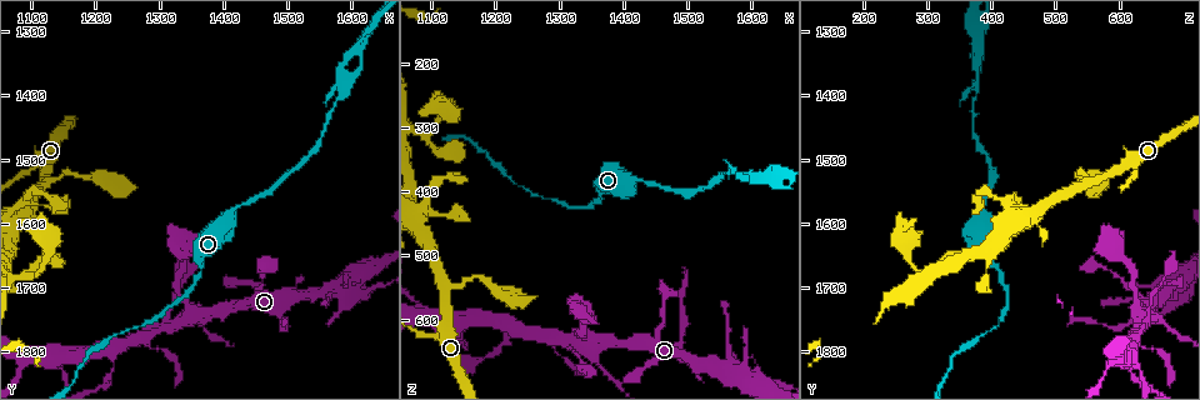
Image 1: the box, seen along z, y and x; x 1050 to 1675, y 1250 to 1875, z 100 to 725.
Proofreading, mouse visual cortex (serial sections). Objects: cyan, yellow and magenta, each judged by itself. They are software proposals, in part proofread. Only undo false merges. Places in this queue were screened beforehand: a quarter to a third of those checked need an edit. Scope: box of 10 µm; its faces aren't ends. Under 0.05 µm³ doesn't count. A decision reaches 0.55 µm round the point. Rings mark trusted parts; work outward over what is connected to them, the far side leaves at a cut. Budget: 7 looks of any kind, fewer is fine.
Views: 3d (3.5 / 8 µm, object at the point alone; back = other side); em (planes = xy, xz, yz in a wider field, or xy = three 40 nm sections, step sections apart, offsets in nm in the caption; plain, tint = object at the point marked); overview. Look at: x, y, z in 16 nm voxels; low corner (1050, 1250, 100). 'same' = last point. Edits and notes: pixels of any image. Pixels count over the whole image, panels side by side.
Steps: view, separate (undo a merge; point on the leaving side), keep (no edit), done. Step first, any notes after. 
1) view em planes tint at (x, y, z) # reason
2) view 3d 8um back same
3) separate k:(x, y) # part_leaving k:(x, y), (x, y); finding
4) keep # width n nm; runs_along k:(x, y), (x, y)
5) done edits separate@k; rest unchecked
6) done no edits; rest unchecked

view 3d 3.5um at (1090, 1680, 310) # thin neck

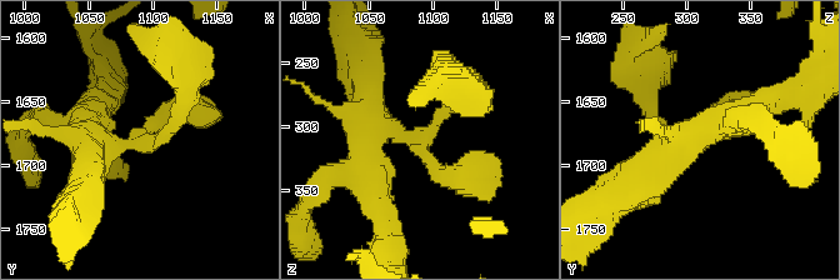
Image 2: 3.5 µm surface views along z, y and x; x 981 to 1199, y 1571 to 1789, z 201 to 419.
view em xy step 3 tint at (1094, 1684, 306) # arms 3; arm_widths 150, 300, 400 nm; now the EM

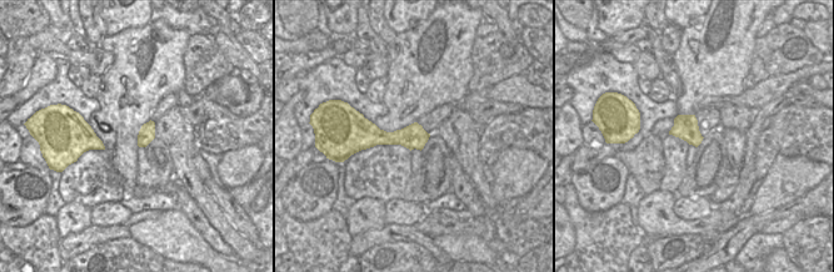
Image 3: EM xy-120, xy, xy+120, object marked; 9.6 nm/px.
view em xy step 1 tint same # another direction

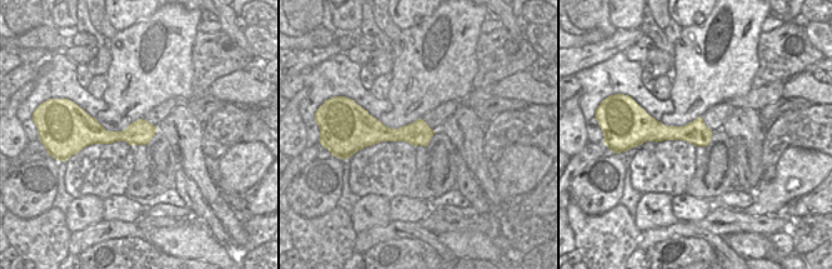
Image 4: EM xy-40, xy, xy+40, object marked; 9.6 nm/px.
keep # runs_along 2:(370, 158), (374, 131), (424, 135), (466, 86); all the same cell

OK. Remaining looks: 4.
view 3d 8um back at (1575, 1700, 680) # arms run side by side

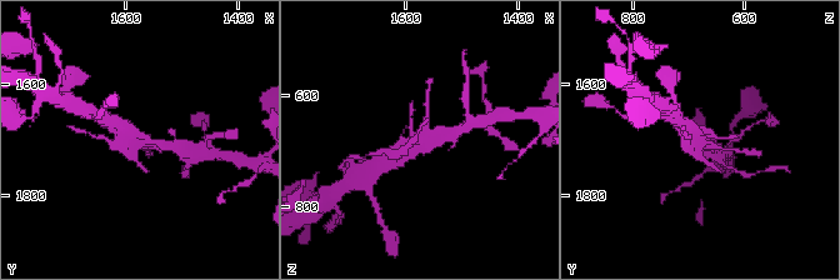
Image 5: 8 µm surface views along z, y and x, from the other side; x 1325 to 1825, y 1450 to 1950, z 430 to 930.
view em planes tint same

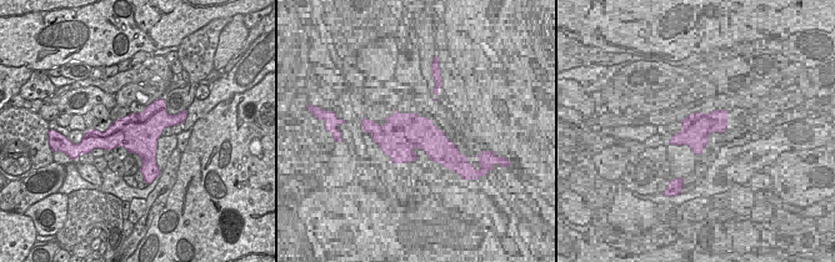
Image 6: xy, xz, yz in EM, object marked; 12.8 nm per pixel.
keep # runs_along 5:(174, 148), (139, 139), (114, 121); continuous, no second cell

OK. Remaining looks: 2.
view em planes tint at (1625, 1305, 375) # side arm on a straight run

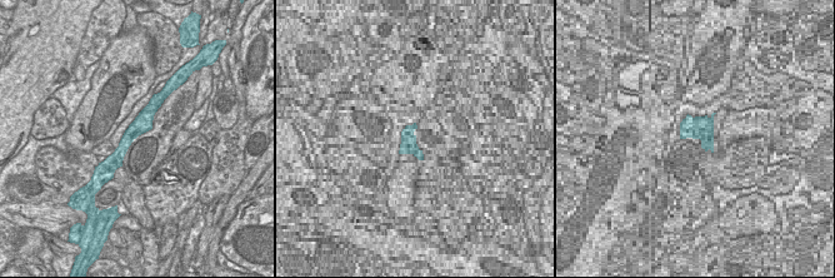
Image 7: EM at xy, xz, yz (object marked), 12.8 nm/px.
view 3d 3.5um same # wider look

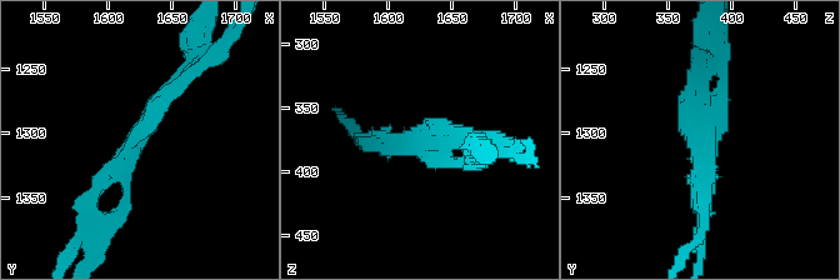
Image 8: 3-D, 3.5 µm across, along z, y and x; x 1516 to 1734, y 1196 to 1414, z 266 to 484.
separate 8:(499, 153) # two cells meet here

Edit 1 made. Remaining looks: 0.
done edits separate@8; rest unchecked

